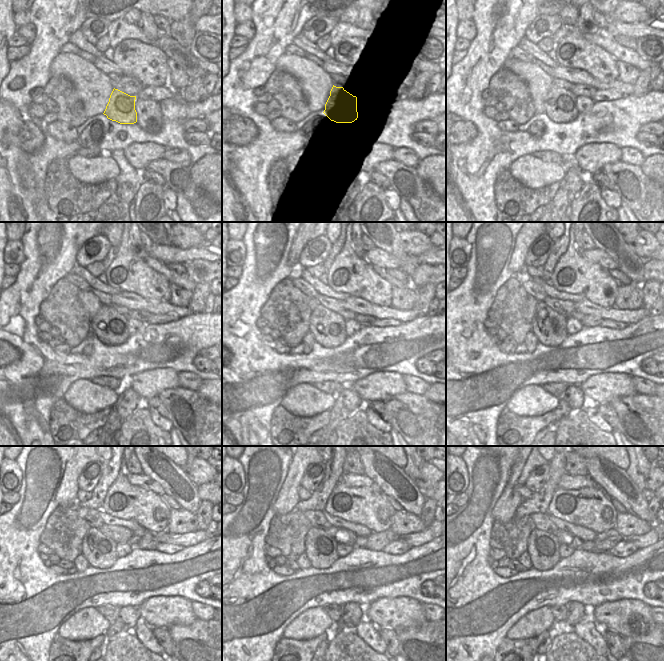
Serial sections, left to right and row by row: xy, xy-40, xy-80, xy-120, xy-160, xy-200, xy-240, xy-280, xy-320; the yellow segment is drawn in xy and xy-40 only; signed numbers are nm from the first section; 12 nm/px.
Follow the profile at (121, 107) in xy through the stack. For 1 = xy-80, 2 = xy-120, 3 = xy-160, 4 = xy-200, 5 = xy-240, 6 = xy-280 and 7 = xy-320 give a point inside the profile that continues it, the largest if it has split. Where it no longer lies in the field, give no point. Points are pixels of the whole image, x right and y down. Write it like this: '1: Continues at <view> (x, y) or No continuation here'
1: Continues at xy-80 (560, 104)
2: Continues at xy-120 (110, 327)
3: Continues at xy-160 (328, 328)
4: Continues at xy-200 (549, 326)
5: Continues at xy-240 (100, 551)
6: Continues at xy-280 (321, 549)
7: Continues at xy-320 (543, 547).

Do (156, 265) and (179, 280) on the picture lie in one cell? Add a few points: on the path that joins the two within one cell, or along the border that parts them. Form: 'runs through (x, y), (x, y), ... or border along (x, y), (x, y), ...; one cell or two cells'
runs through (162, 269), (173, 278); one cell

